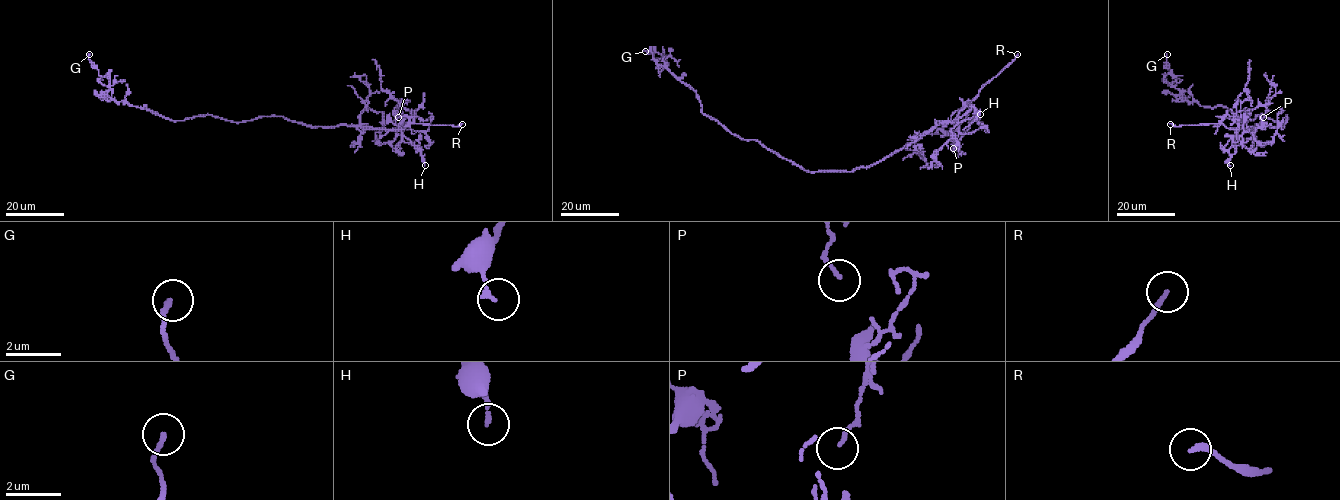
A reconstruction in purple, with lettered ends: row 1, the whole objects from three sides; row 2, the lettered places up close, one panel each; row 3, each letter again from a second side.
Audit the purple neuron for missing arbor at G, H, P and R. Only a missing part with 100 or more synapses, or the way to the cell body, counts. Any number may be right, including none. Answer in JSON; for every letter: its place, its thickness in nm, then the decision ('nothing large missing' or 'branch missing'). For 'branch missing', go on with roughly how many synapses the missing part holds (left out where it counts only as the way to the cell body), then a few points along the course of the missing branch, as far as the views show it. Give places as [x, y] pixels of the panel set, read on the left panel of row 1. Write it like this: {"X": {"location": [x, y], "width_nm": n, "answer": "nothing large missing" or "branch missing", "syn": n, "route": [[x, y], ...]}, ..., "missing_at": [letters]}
{"G": {"location": [89, 54], "width_nm": 170, "answer": "nothing large missing"}, "H": {"location": [425, 165], "width_nm": 150, "answer": "nothing large missing"}, "P": {"location": [398, 117], "width_nm": 110, "answer": "nothing large missing"}, "R": {"location": [462, 124], "width_nm": 190, "answer": "branch missing", "route": [[462, 124], [455, 137], [462, 151], [478, 156], [489, 154], [508, 164], [543, 166], [543, 162]]}, "missing_at": ["R"]}

